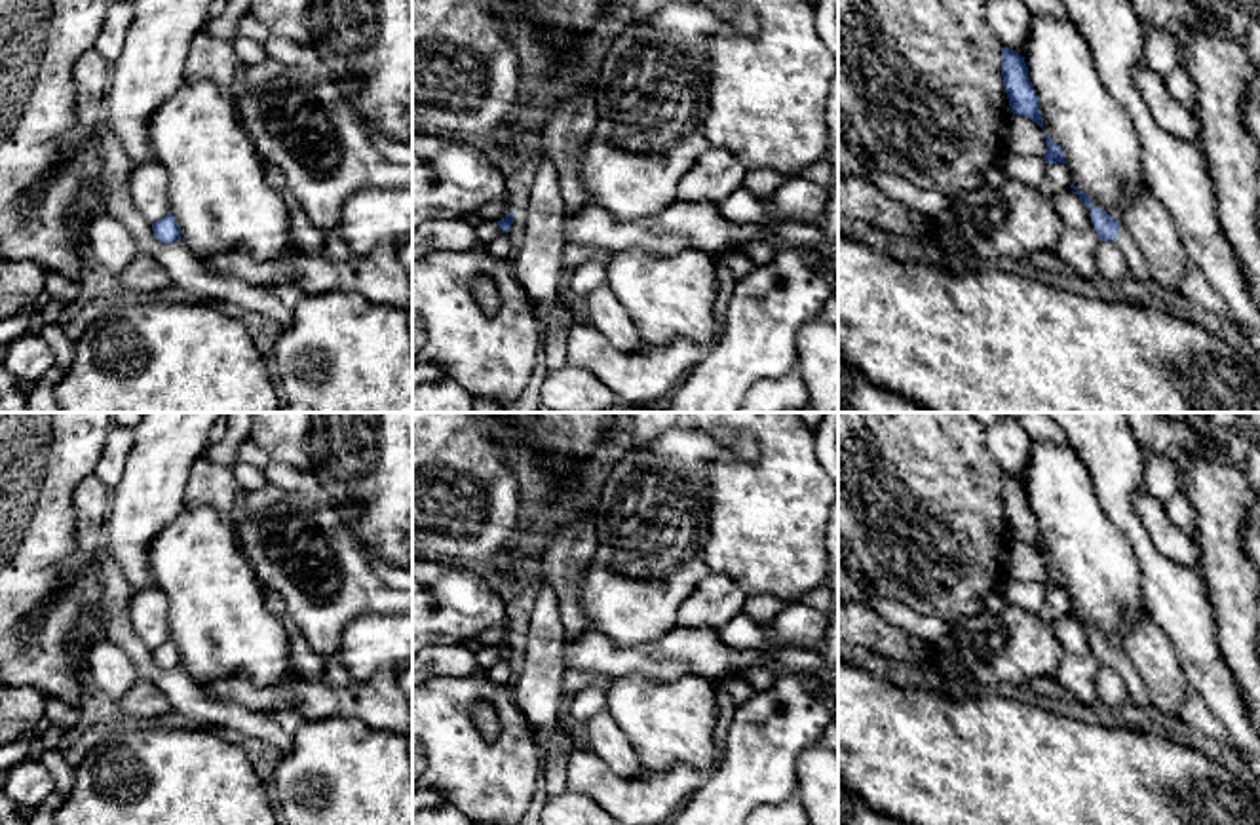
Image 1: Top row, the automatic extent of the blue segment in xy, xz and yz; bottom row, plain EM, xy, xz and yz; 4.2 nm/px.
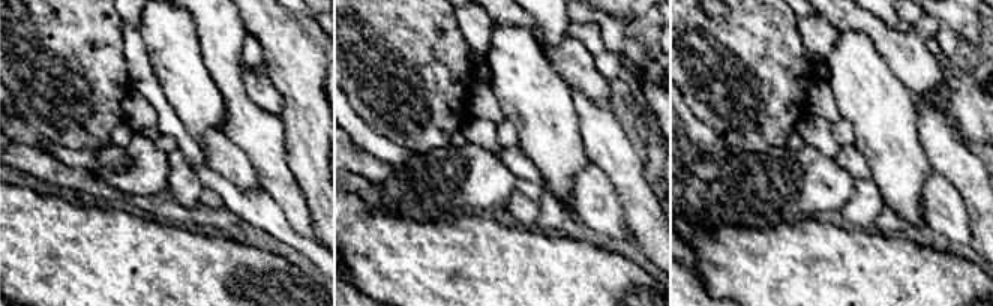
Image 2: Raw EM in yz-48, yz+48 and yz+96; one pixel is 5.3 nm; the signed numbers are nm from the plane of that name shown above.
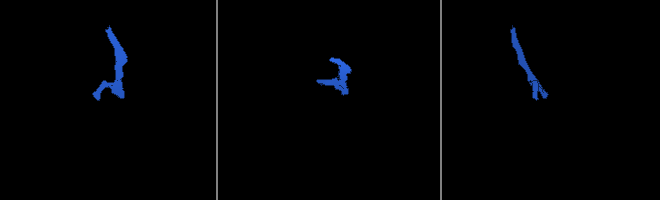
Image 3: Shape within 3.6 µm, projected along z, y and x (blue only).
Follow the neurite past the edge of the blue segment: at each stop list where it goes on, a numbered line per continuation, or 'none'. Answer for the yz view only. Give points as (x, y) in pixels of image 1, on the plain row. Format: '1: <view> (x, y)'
1: yz (1139, 694)

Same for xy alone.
none

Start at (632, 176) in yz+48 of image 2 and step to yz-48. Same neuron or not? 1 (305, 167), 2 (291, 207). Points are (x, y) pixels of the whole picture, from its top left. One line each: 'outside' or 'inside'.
1: outside
2: inside

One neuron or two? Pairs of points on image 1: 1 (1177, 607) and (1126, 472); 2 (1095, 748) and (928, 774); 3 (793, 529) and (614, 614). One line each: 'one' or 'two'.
1: one
2: one
3: two

